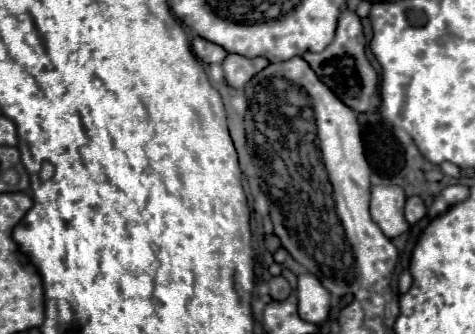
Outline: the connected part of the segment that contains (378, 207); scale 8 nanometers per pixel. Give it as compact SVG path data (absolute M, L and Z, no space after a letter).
M372 186L370 214L376 216L376 224L388 238L396 238L410 230L404 218L406 194L400 186Z

